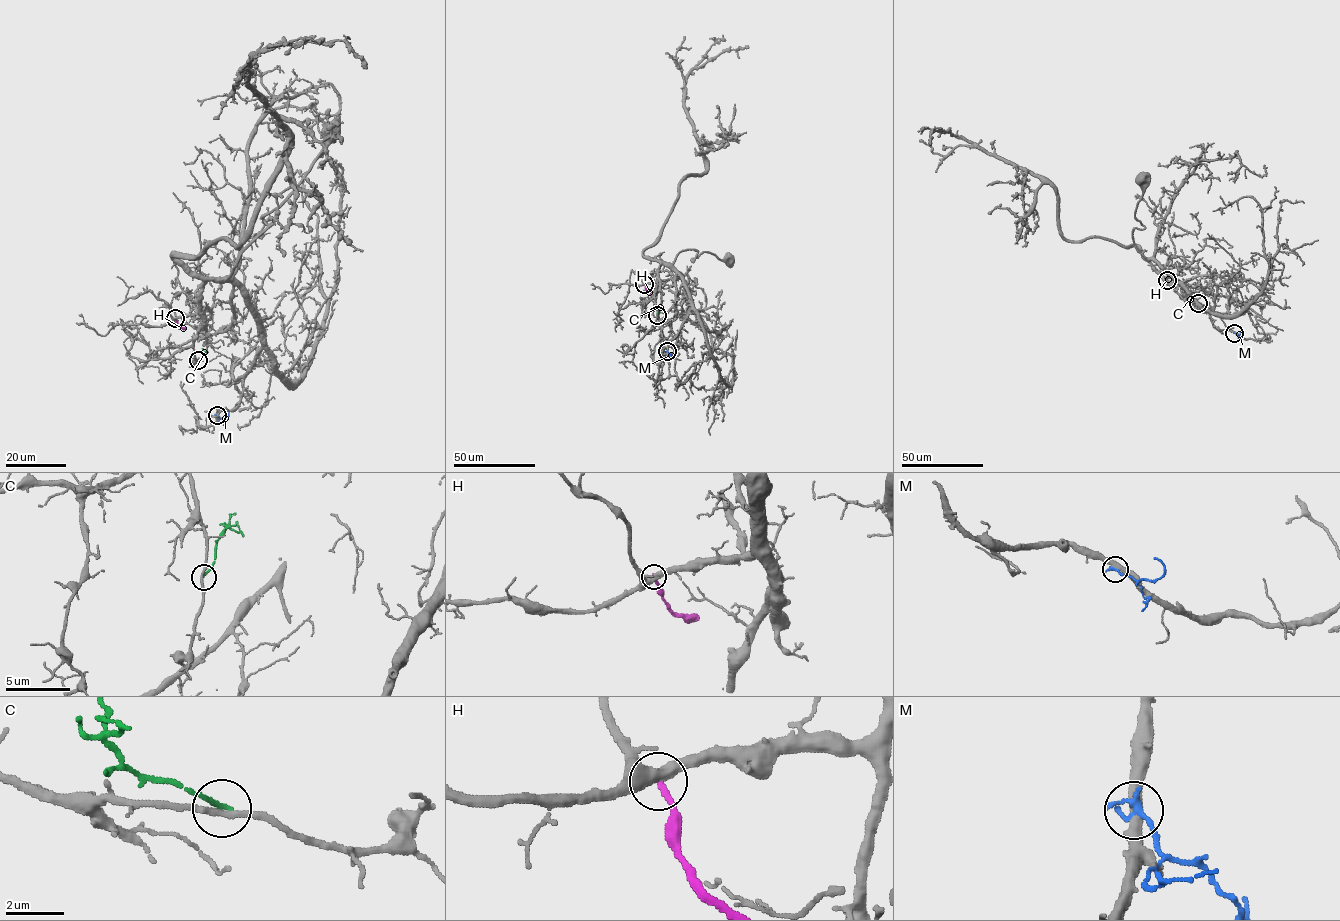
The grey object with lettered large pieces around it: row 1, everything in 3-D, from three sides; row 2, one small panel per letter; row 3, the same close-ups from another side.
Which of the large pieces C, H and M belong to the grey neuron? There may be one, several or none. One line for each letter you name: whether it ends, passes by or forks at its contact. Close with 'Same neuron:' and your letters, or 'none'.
Same neuron: none

